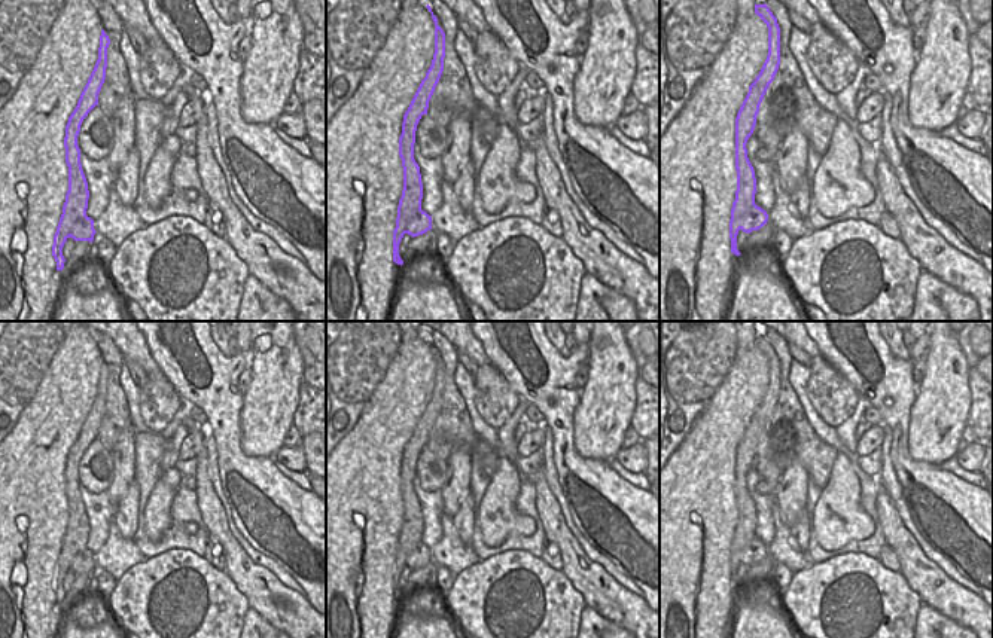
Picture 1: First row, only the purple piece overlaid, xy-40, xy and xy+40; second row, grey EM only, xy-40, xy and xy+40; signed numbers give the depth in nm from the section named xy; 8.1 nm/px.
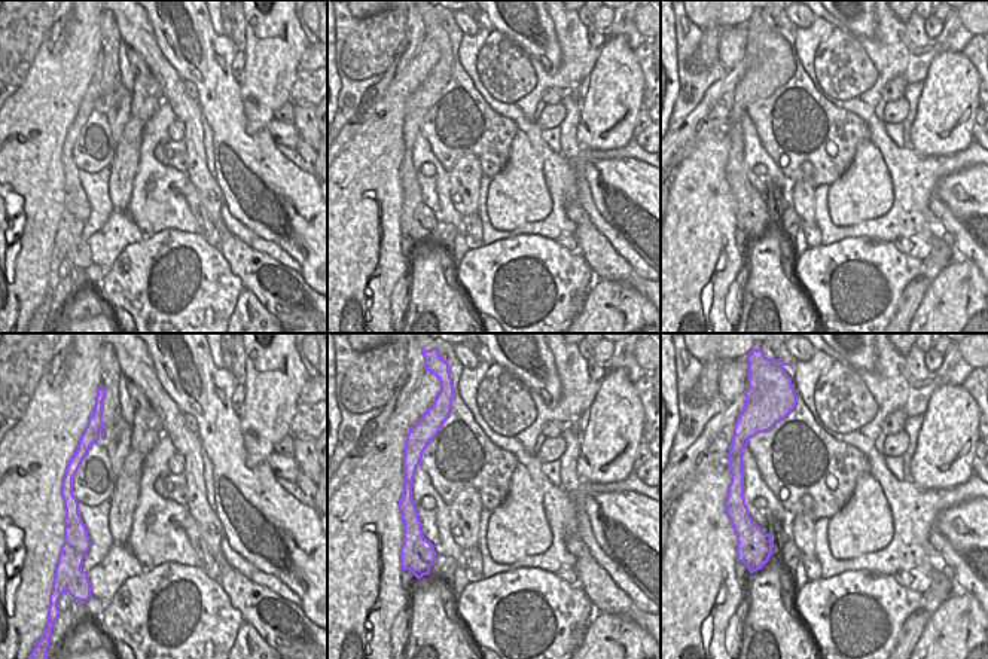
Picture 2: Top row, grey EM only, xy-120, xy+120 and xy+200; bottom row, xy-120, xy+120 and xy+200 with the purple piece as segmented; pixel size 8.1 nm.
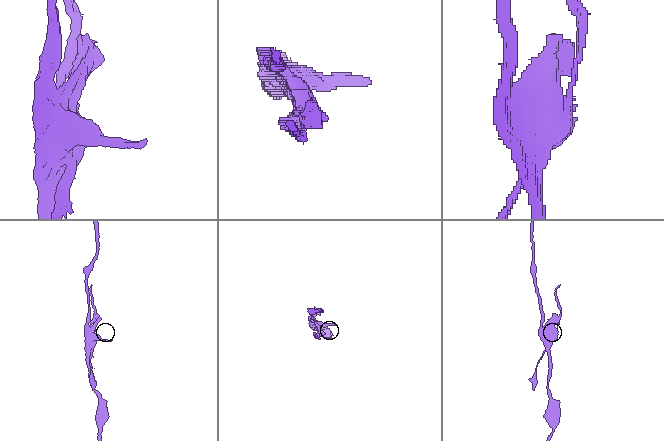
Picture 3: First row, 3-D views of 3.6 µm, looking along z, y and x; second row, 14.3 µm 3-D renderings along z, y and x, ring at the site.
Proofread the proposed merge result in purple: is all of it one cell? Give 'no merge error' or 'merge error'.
merge error

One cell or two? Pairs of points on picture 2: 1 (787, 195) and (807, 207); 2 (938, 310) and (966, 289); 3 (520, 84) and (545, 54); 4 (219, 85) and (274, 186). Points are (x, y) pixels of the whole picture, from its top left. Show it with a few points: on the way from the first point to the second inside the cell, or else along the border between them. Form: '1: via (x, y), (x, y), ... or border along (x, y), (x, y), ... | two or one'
1: via (792, 195), (802, 203) | one
2: via (945, 310), (958, 296) | one
3: border along (505, 34), (530, 58) | two
4: via (223, 110), (228, 119), (231, 143), (249, 161) | one

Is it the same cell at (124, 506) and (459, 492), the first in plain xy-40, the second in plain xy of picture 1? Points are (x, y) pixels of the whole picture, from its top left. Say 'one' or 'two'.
two

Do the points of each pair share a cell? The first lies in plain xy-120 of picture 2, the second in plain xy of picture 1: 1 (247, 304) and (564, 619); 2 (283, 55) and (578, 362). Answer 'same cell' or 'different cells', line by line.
1: different cells
2: different cells

